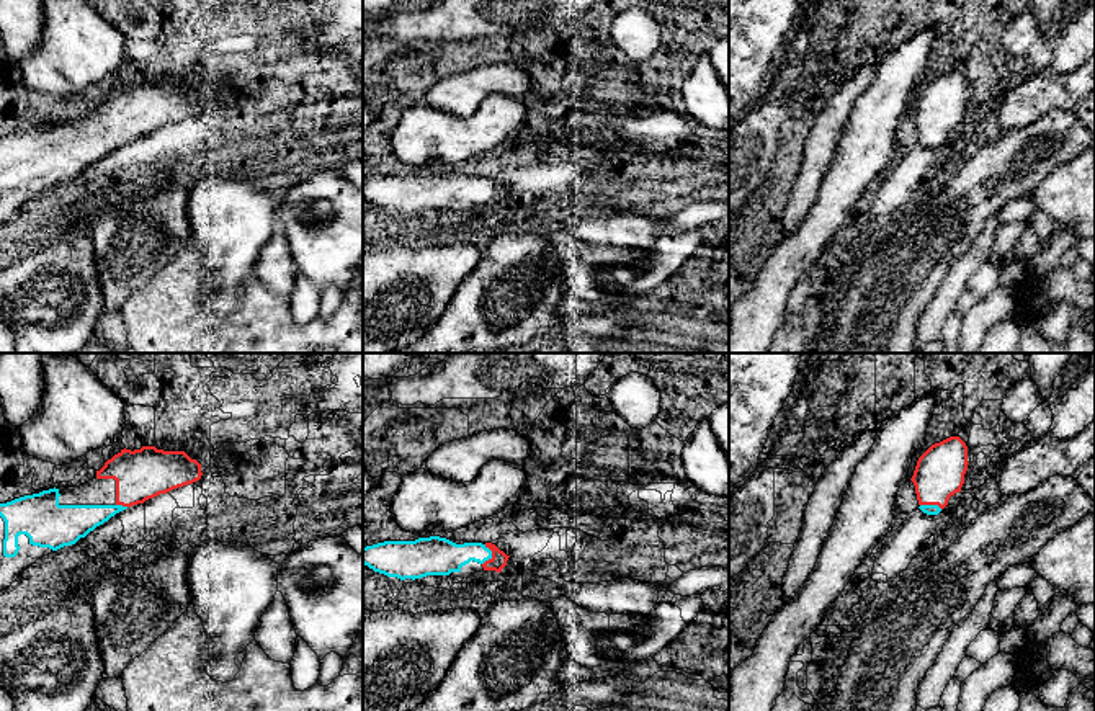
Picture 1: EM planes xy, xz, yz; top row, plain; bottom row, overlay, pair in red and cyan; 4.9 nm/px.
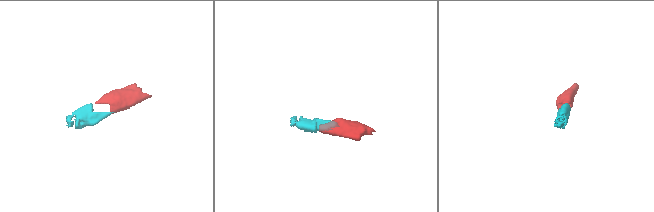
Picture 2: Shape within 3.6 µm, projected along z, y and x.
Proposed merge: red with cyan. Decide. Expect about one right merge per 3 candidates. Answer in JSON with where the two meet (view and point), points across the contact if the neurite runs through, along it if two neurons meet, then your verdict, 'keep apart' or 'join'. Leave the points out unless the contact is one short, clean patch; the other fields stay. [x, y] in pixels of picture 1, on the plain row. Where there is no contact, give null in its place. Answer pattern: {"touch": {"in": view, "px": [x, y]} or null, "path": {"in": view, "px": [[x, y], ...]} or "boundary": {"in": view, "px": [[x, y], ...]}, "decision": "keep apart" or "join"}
{"touch": {"in": "xz", "px": [492, 188]}, "path": {"in": "xz", "px": [[499, 193], [492, 188], [442, 190]]}, "decision": "join"}

